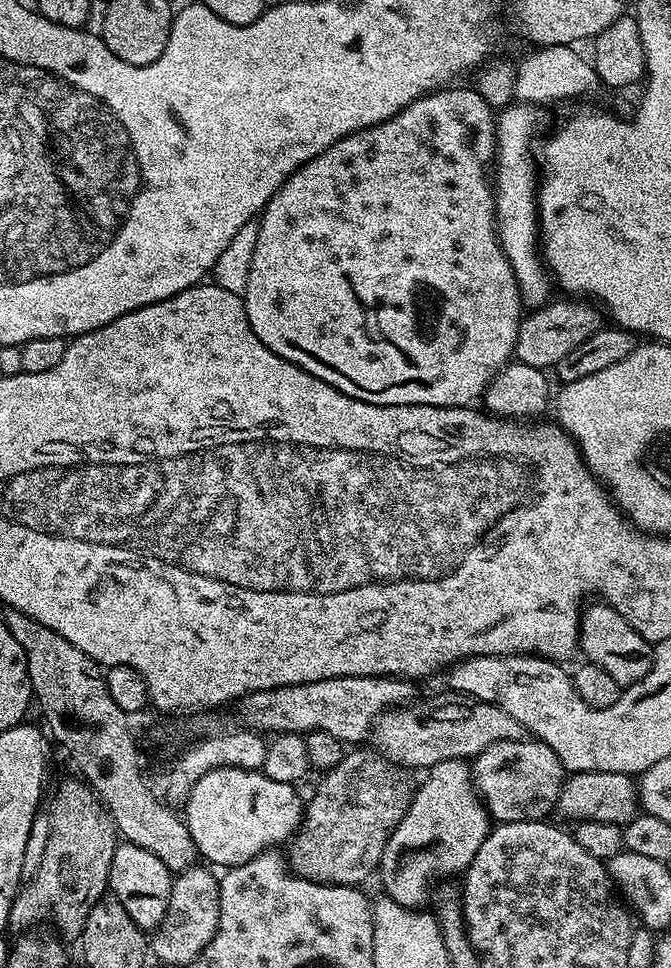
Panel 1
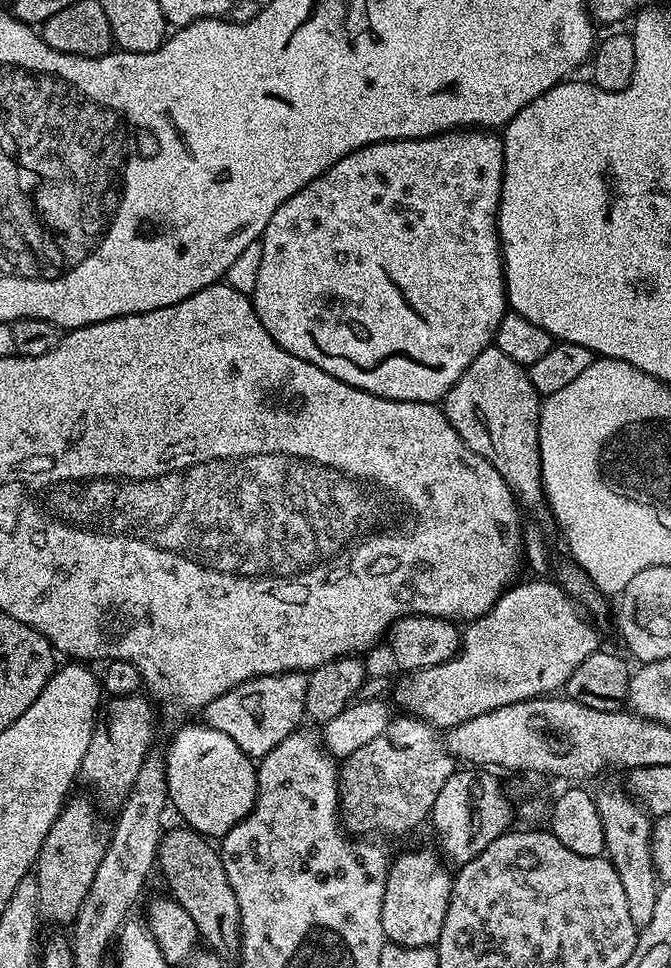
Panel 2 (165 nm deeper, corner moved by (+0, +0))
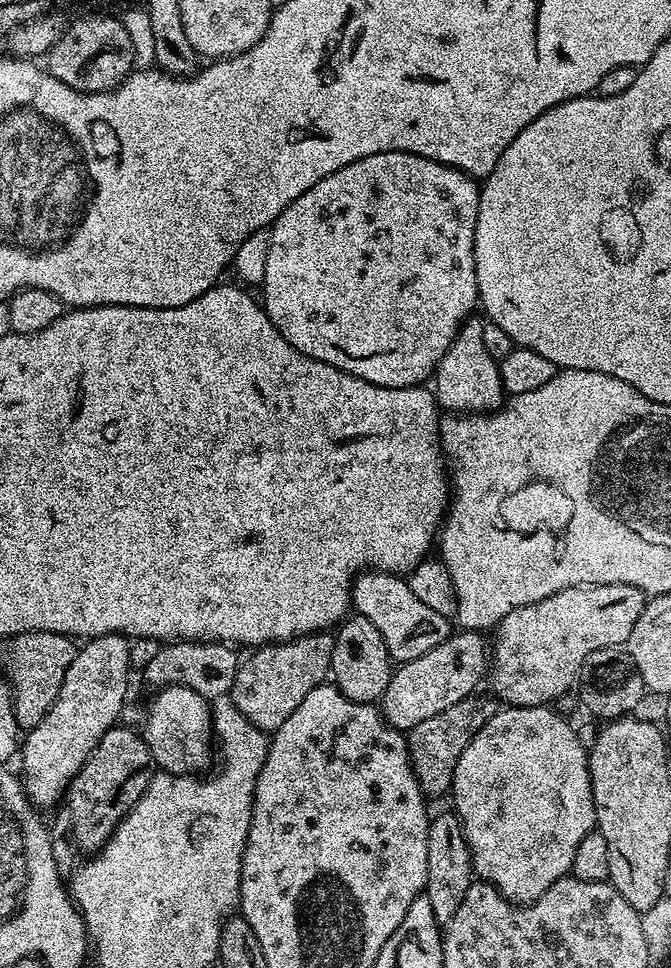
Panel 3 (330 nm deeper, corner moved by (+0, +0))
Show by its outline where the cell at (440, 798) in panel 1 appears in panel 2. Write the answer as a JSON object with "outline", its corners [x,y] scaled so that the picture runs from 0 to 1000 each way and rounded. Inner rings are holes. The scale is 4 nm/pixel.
{"outline":[[[638,876],[602,880],[578,894],[578,906],[569,924],[569,961],[583,974],[599,979],[648,976],[659,965],[659,952],[665,952],[677,905],[672,900],[666,901],[669,898],[663,889],[645,880]]]}

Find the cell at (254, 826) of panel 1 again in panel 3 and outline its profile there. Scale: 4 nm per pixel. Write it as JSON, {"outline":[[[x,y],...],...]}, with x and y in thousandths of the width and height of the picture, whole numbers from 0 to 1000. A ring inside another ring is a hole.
{"outline":[[[252,707],[231,717],[234,719],[221,731],[221,745],[212,751],[212,759],[227,776],[231,792],[264,800],[308,794],[308,789],[319,785],[316,732],[310,722],[274,707]]]}

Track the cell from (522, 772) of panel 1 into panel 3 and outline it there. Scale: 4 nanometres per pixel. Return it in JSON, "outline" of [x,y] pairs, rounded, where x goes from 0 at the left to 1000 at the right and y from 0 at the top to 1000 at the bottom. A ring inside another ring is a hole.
{"outline":[[[678,838],[656,839],[642,844],[638,849],[638,865],[635,866],[635,903],[638,912],[635,925],[642,938],[647,939],[650,954],[660,957],[677,948],[683,936],[689,936],[689,928],[694,928],[694,919],[706,911],[703,900],[703,883],[686,852],[686,846]]]}

